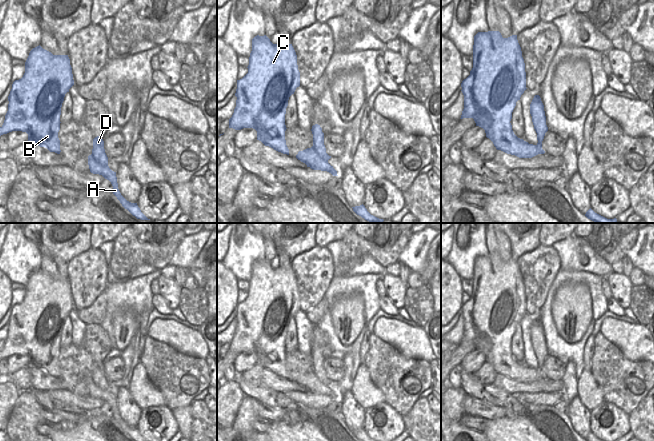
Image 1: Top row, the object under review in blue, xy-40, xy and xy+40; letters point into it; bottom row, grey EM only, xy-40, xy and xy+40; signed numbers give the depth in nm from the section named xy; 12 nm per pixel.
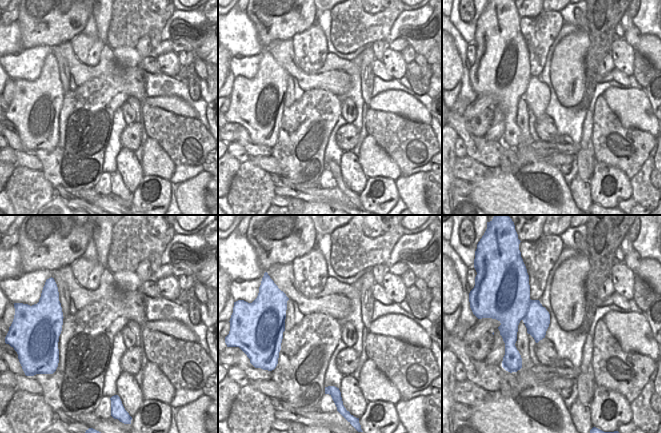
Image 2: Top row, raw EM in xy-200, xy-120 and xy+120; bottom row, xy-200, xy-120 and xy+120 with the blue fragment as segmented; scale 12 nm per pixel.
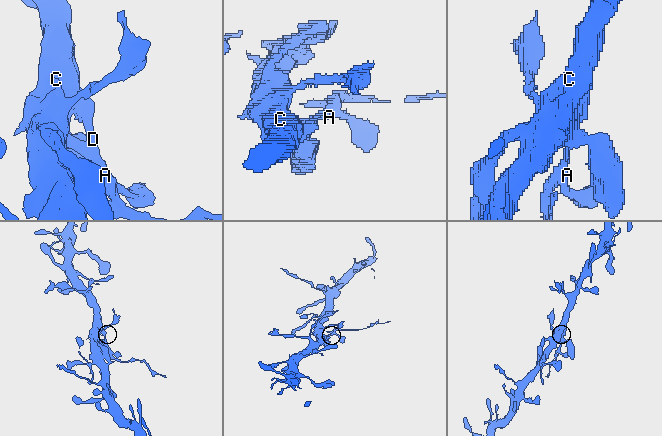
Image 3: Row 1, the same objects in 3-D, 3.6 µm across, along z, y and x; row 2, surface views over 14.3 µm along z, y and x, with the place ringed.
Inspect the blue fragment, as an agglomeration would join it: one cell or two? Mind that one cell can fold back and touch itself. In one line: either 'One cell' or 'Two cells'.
Two cells.

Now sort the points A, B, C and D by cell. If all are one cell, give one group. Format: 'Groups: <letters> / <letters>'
Groups: A D / B C.

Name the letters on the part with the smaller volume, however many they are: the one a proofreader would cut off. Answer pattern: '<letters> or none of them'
A, D

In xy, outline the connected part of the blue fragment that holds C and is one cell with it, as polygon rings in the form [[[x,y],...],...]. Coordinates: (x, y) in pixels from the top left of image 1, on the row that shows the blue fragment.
[[[264,36],[252,39],[248,73],[237,80],[236,107],[229,128],[253,128],[265,146],[289,155],[285,114],[289,97],[300,86],[292,44],[273,44]]]

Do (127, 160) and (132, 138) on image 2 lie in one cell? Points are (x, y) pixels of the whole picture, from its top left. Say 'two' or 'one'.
two

